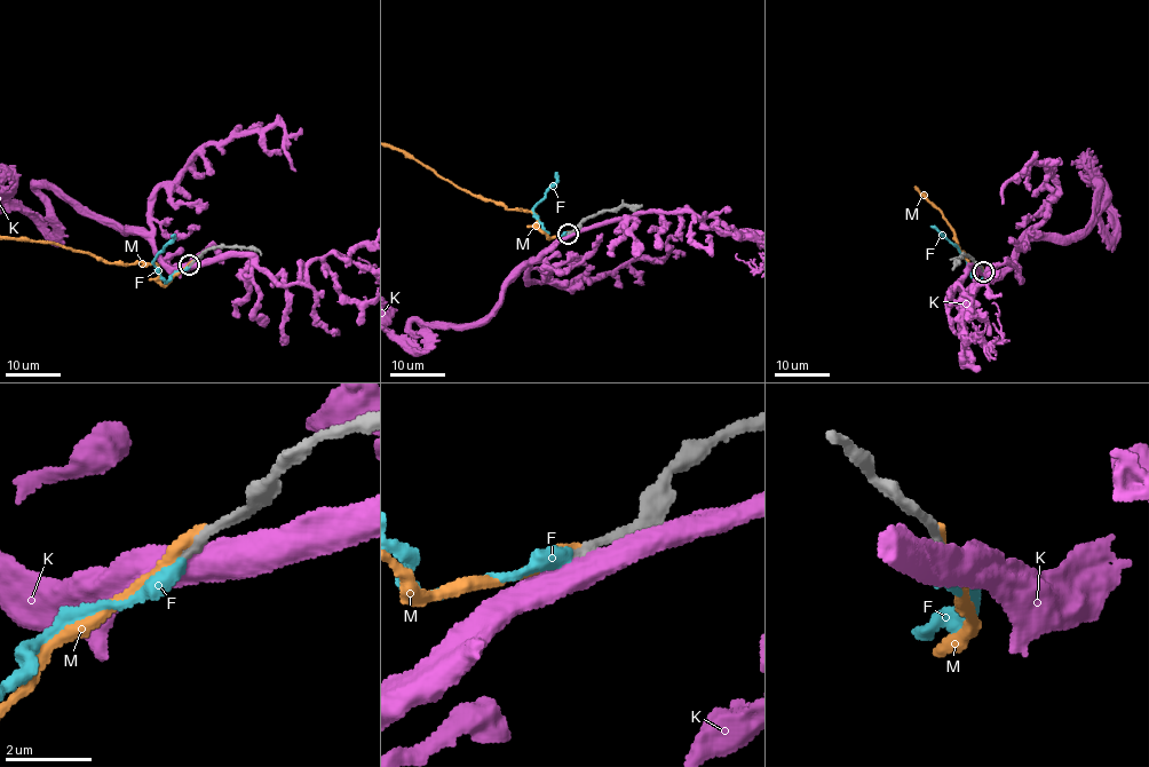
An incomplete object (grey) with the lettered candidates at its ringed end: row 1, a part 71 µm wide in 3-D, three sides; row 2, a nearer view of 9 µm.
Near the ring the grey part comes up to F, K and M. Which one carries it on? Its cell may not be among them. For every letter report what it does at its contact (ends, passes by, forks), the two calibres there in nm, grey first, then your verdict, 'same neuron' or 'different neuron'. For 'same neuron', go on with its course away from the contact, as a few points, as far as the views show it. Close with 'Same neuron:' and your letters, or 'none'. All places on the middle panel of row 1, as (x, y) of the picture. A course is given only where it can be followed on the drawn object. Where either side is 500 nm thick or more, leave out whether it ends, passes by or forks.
F: it ends | 190/360 nm | same neuron | via (568, 232), (551, 237), (535, 207), (556, 180), (555, 173)
K: 190/550 nm | different neuron
M: it ends | 220/300 nm | different neuron
Same neuron: F

